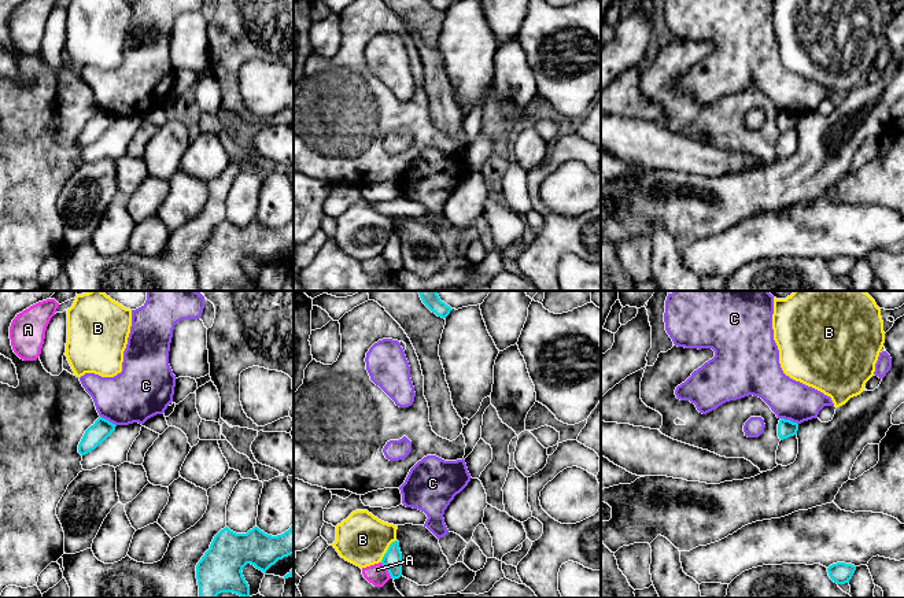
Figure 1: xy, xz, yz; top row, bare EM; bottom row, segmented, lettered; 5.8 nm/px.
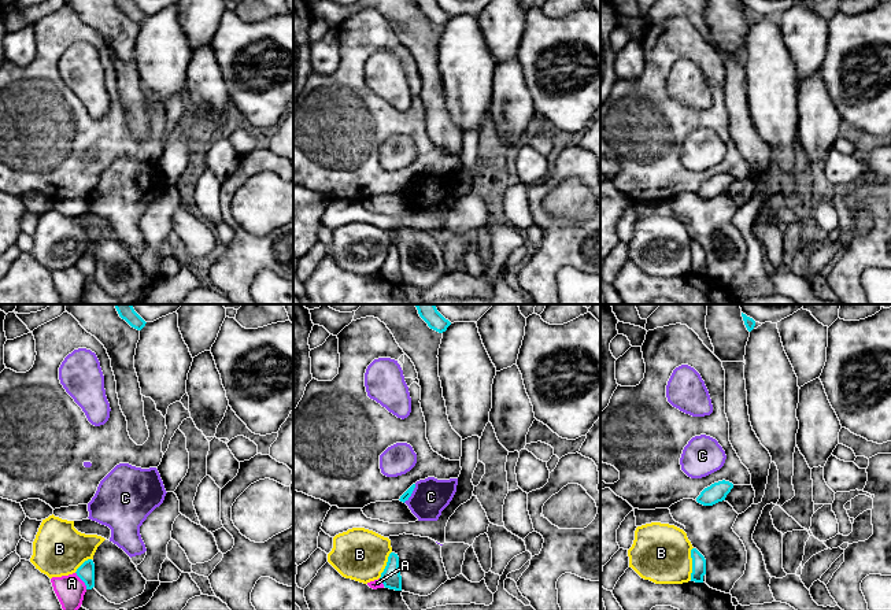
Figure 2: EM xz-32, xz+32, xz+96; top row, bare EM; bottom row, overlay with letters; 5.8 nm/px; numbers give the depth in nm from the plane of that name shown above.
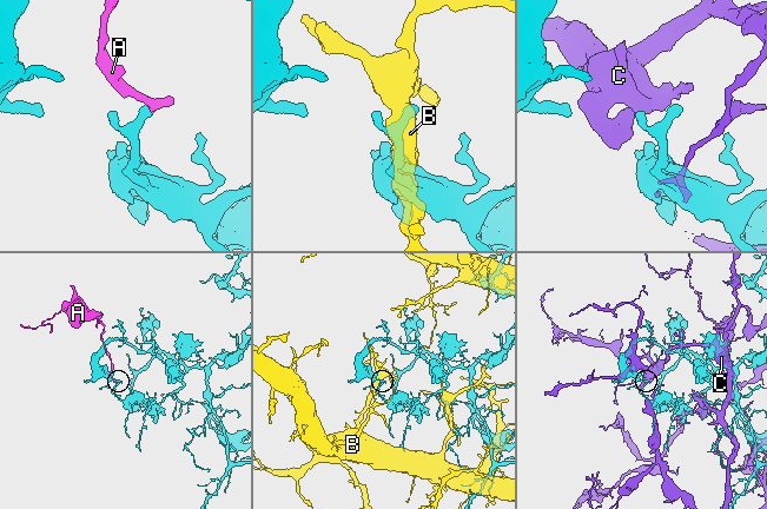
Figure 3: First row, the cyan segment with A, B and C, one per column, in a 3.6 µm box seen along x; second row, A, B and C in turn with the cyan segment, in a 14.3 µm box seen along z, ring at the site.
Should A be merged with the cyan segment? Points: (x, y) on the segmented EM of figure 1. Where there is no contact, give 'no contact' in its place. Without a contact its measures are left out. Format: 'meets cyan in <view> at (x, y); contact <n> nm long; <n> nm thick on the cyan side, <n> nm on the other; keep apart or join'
meets cyan in xz at (387, 569); contact 120 nm long; 110 nm thick on the cyan side, 120 nm on the other; keep apart

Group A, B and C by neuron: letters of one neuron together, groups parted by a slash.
A / B / C

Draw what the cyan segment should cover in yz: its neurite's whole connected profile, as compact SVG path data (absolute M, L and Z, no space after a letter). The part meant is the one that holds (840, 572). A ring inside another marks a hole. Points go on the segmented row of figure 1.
M837 562L827 568L830 579L837 584L849 583L855 571L856 571L855 565L845 562Z

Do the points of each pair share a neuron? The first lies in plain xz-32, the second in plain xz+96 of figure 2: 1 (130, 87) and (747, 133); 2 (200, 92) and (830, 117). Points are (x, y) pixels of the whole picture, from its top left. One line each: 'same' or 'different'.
1: same
2: same

